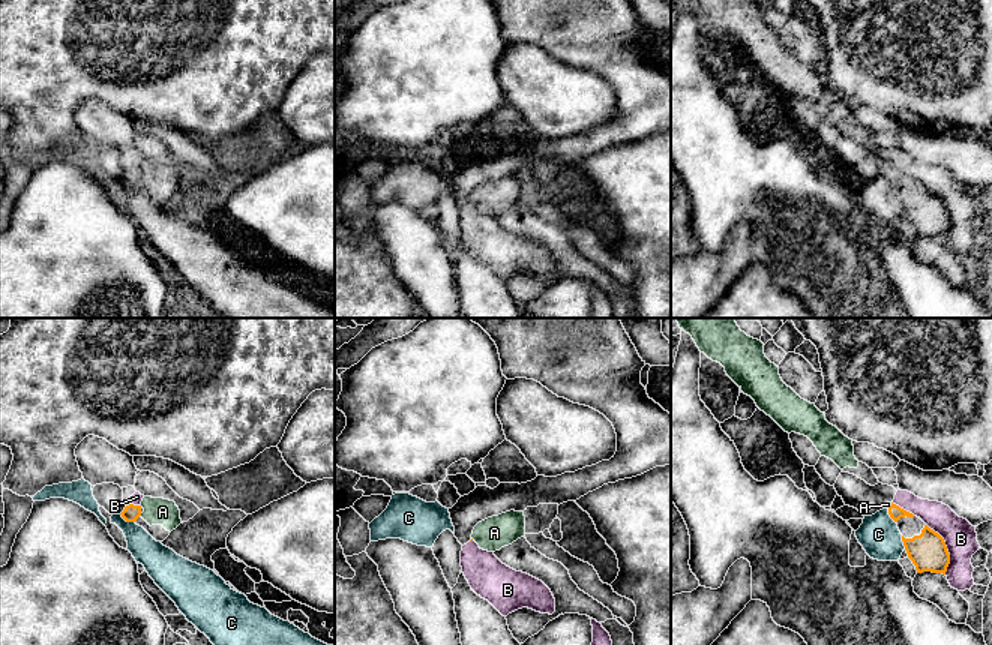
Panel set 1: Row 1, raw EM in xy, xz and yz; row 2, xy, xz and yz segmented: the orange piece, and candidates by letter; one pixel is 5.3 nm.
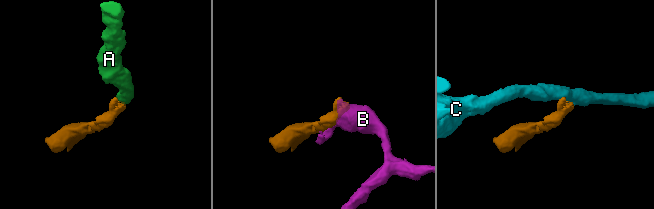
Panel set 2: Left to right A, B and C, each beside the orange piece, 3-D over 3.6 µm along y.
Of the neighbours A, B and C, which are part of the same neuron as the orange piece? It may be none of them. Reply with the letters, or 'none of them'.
A

